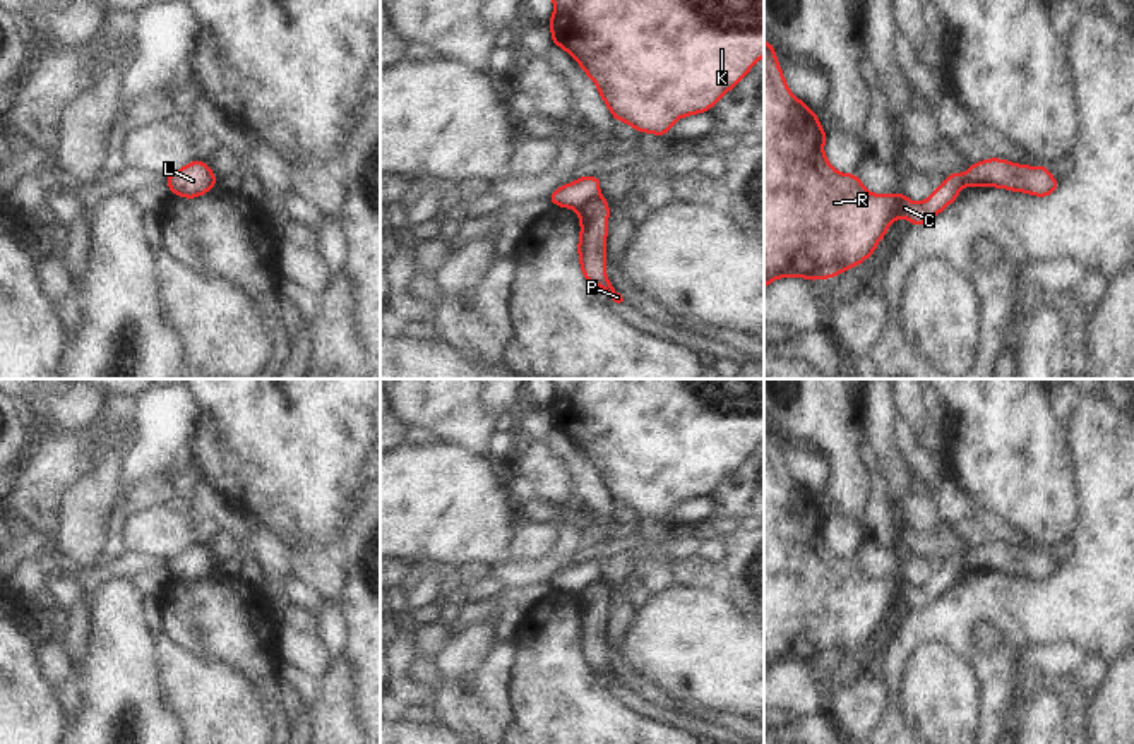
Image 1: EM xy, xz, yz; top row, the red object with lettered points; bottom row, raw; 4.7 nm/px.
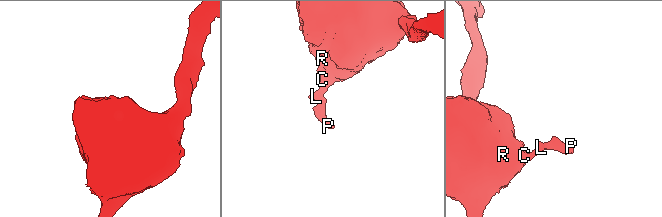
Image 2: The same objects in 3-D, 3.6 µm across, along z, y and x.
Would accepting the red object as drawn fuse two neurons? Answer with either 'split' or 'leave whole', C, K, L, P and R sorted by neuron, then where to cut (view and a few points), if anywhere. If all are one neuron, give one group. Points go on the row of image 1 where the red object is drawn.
split; groups C K L R / P; cut xz (600, 194), (590, 196), (576, 210)

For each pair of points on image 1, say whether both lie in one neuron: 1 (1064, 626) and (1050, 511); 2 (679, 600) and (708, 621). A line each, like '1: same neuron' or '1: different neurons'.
1: different neurons
2: same neuron

